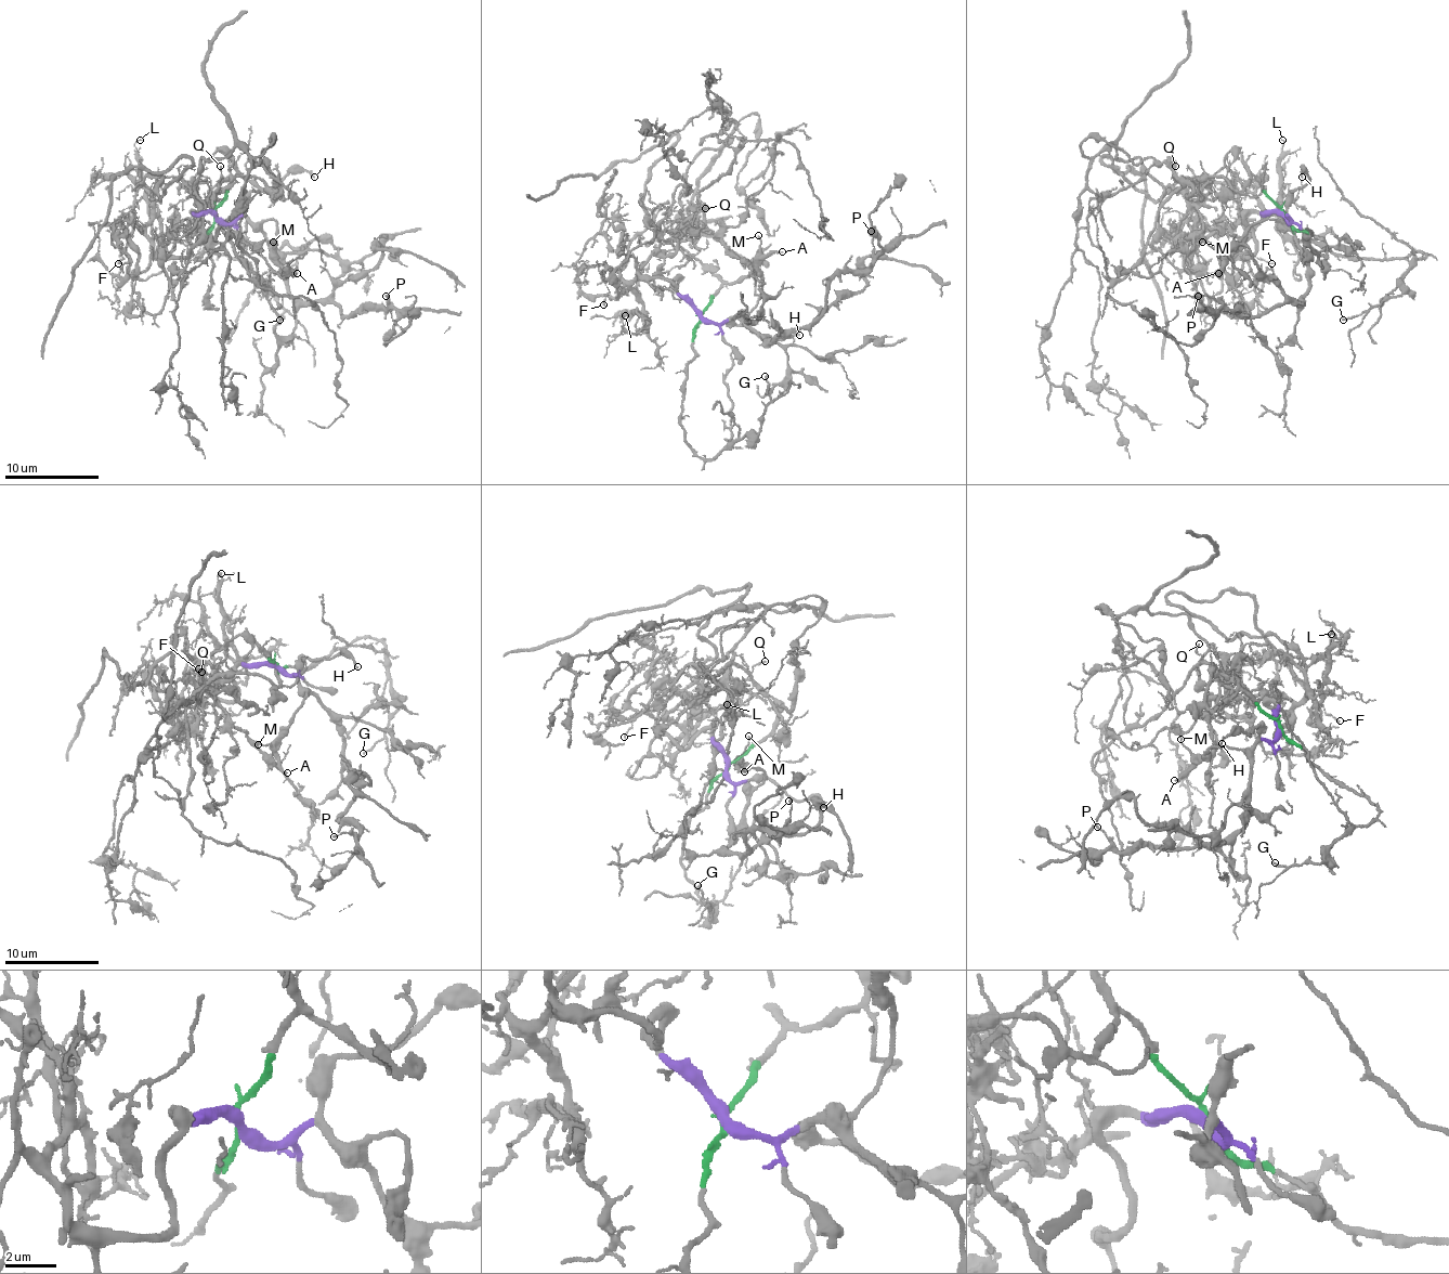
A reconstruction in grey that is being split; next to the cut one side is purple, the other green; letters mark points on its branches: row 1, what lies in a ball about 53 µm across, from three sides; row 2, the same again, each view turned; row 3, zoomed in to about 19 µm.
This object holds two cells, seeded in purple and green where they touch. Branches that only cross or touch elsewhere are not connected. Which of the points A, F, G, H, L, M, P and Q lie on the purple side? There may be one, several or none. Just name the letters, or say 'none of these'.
A, F, H, L, M, P

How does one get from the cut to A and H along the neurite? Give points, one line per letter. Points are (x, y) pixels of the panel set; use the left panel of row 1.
A: (216, 215), (225, 221), (237, 221), (242, 217), (276, 221), (274, 257), (291, 273), (298, 273)
H: (216, 215), (225, 221), (234, 221), (244, 212), (246, 198), (288, 174), (308, 170), (314, 177)

